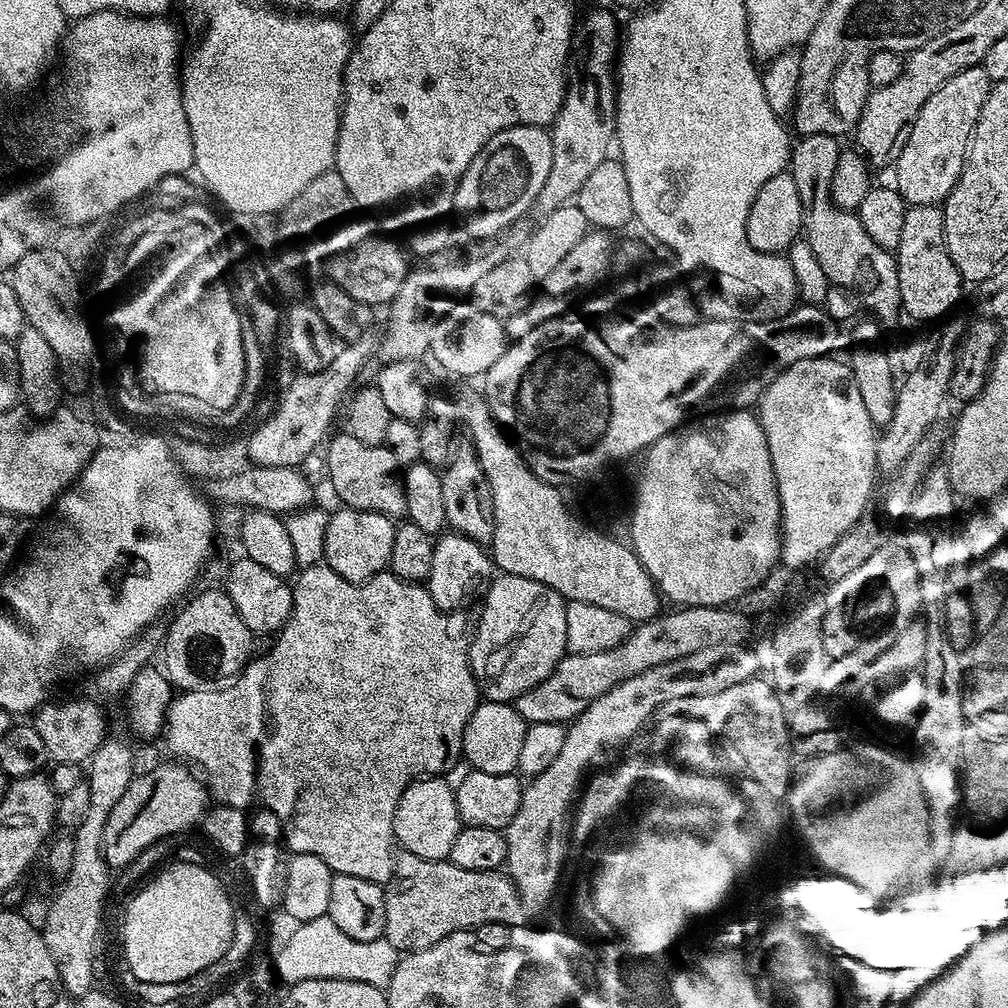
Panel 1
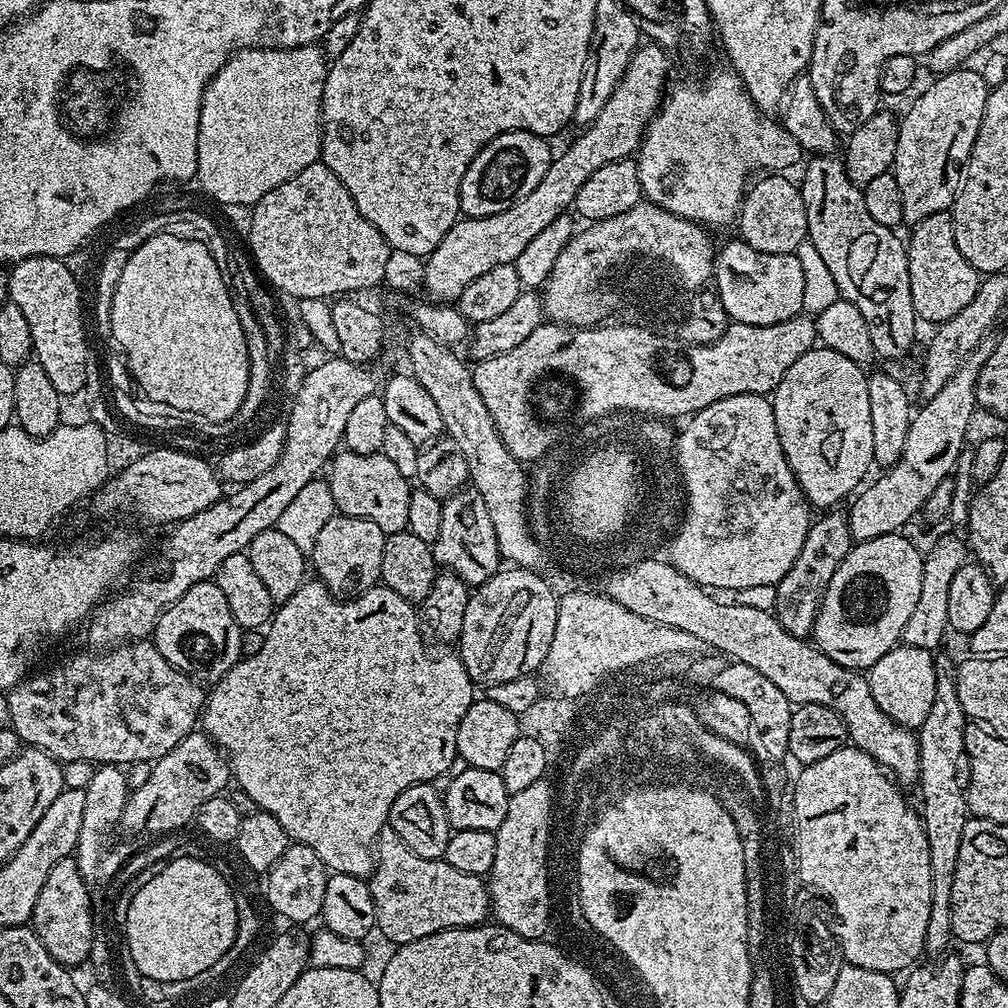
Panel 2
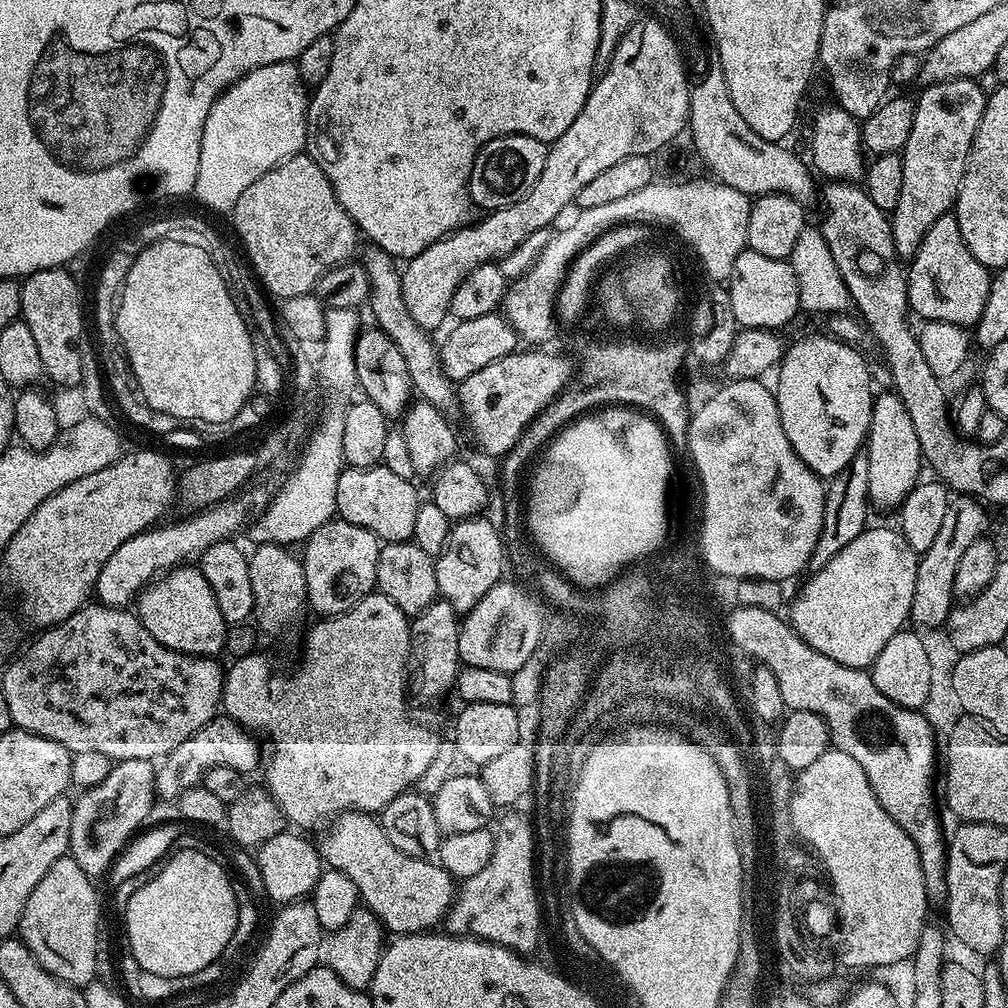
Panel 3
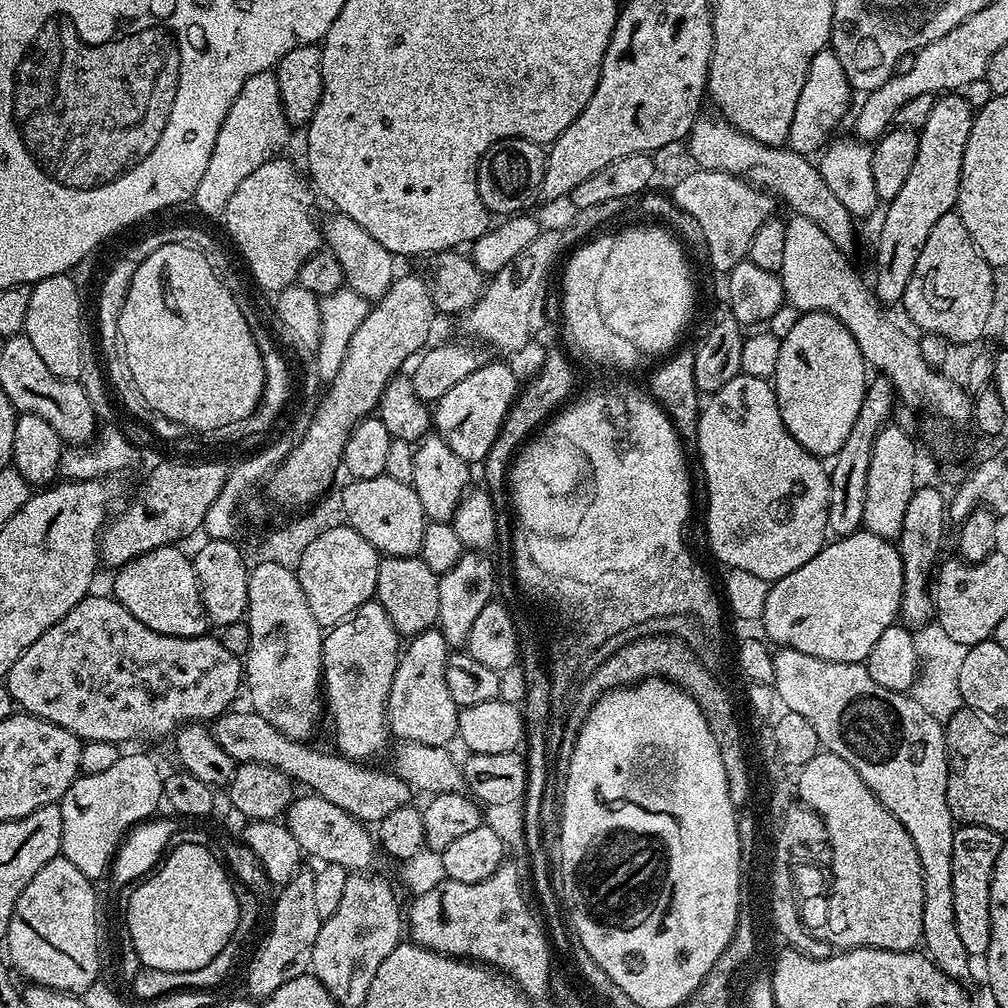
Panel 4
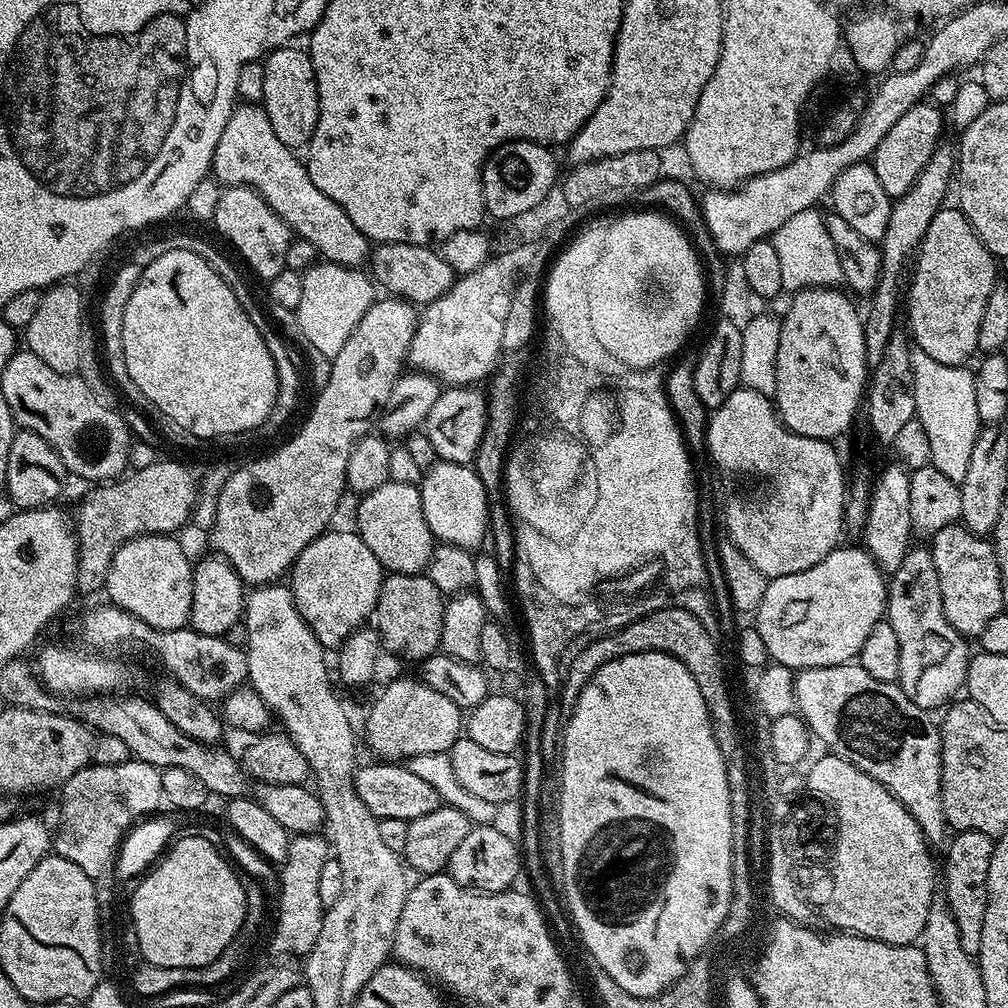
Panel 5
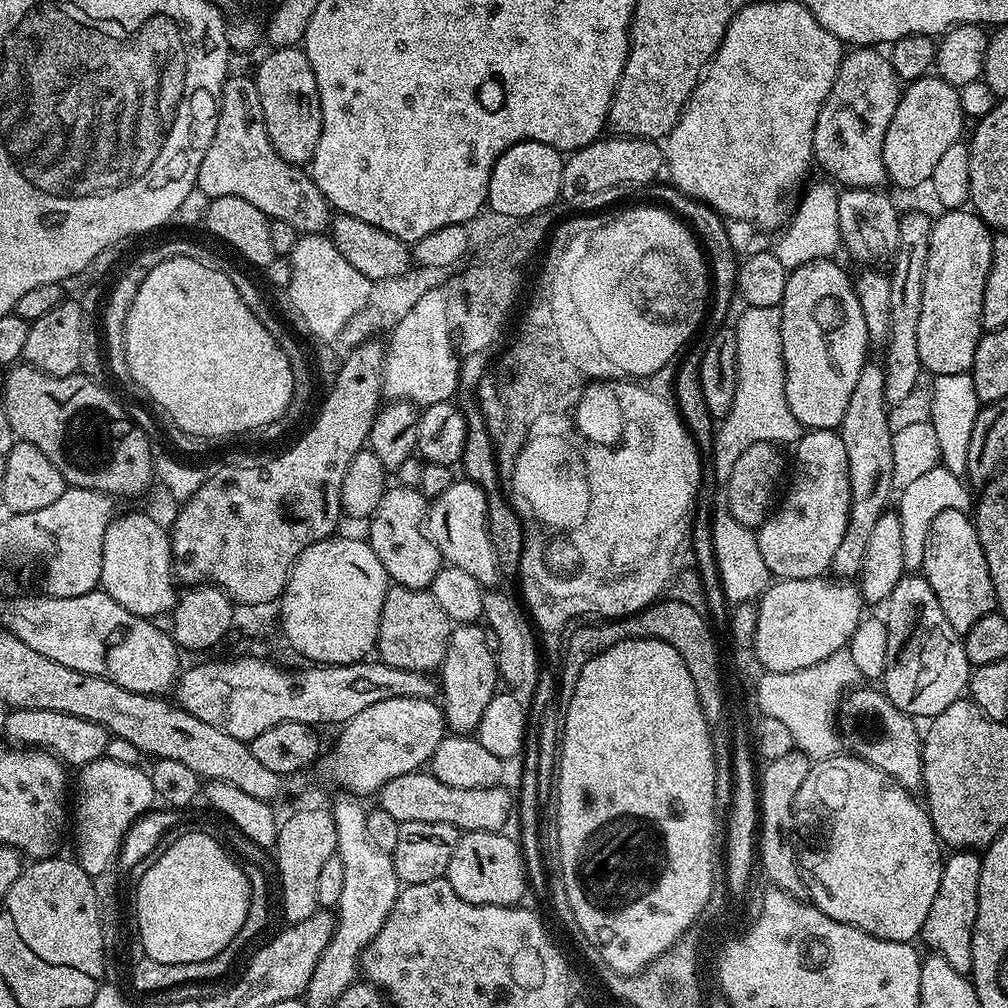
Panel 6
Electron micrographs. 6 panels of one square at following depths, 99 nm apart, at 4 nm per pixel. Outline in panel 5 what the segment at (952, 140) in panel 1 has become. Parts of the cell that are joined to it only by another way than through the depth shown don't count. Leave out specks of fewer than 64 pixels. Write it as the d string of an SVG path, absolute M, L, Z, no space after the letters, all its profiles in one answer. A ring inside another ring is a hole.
M947 146L937 148L936 153L930 158L930 162L926 162L922 174L918 174L914 186L910 186L910 190L906 190L906 194L895 197L890 210L890 222L886 222L886 234L878 241L880 257L882 258L882 270L878 278L878 286L867 301L867 304L869 303L868 312L866 308L866 315L863 317L864 353L869 365L875 366L878 362L882 362L882 354L886 354L886 346L897 327L896 306L899 302L901 305L902 302L902 286L900 290L900 283L903 280L905 283L906 273L909 271L922 238L926 234L926 226L930 226L930 218L934 218L934 214L938 214L942 205L947 201L944 199L948 196L948 183L951 180L953 183L954 169L957 164L958 156L953 149L951 152Z

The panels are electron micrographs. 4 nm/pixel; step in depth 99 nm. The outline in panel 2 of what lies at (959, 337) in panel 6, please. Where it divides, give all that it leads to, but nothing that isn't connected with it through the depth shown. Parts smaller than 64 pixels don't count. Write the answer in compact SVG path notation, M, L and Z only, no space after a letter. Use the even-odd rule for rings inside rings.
M951 211L922 218L922 222L911 225L910 232L912 237L906 240L910 298L917 317L921 321L929 320L929 325L935 326L954 318L954 314L958 314L958 310L962 310L974 294L978 294L982 276L974 266L970 266L970 262L966 262L966 258L962 258L962 250L958 250L958 242L954 242Z

